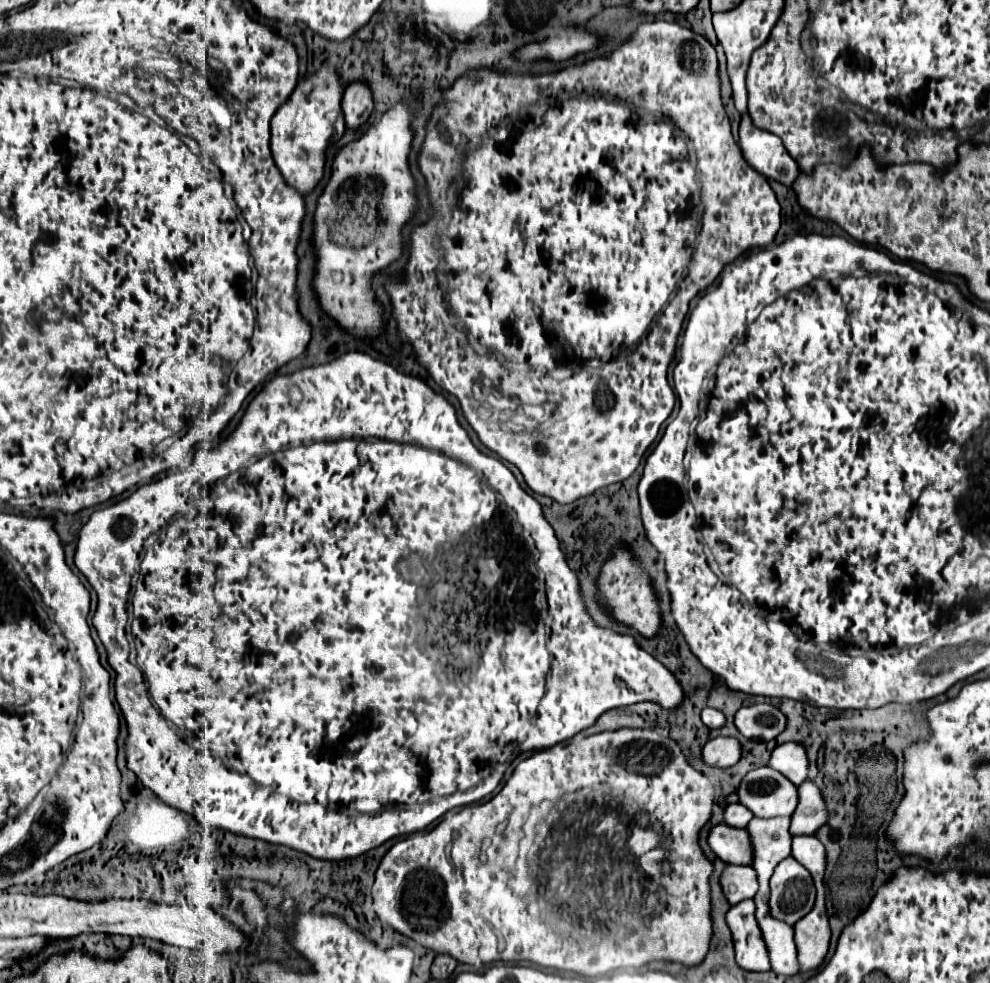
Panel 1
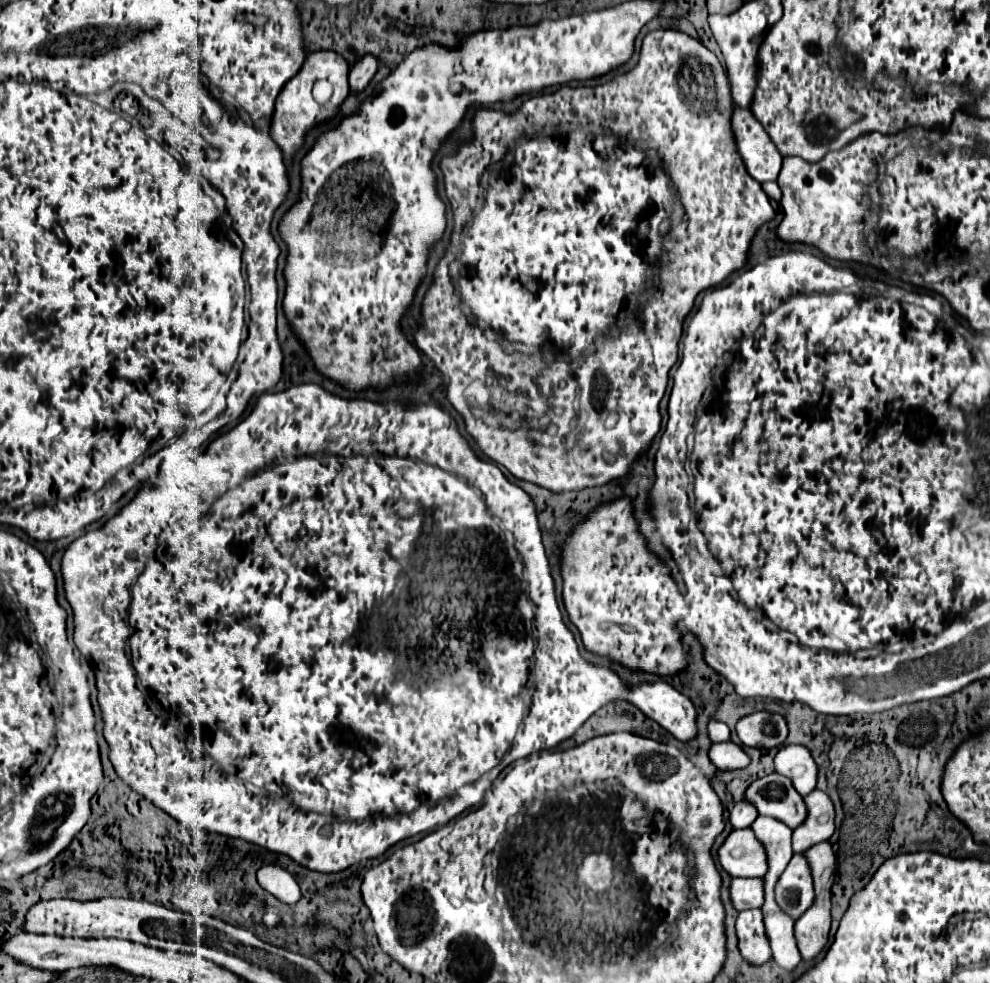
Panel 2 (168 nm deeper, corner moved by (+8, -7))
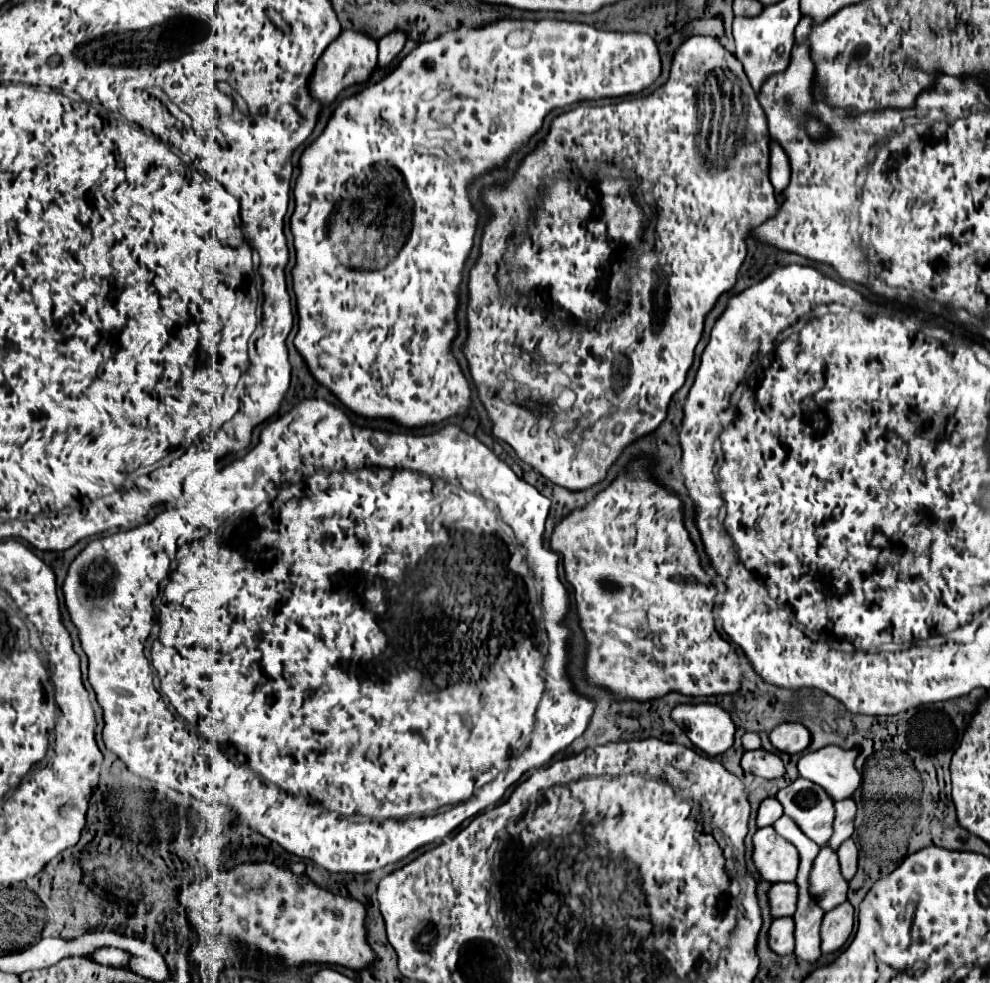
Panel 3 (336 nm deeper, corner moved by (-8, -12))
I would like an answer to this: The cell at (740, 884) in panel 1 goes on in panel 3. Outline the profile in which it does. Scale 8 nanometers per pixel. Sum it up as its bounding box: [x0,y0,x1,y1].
[768,883,798,917]

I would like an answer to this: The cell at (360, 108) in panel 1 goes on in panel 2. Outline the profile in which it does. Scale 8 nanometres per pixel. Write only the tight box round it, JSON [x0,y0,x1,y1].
[348,58,378,94]

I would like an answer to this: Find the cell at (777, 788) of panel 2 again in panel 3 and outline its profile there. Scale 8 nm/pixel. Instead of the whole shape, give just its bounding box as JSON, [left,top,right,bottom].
[776,779,834,847]

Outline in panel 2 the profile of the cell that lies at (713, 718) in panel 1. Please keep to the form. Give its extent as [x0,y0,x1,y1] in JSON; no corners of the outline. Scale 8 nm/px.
[706,720,730,742]

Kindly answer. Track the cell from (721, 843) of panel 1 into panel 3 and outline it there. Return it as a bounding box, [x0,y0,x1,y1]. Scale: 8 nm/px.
[752,827,800,881]

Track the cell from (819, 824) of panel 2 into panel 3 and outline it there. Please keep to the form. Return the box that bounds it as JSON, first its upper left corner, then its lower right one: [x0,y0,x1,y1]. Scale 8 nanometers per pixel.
[828,799,856,849]

